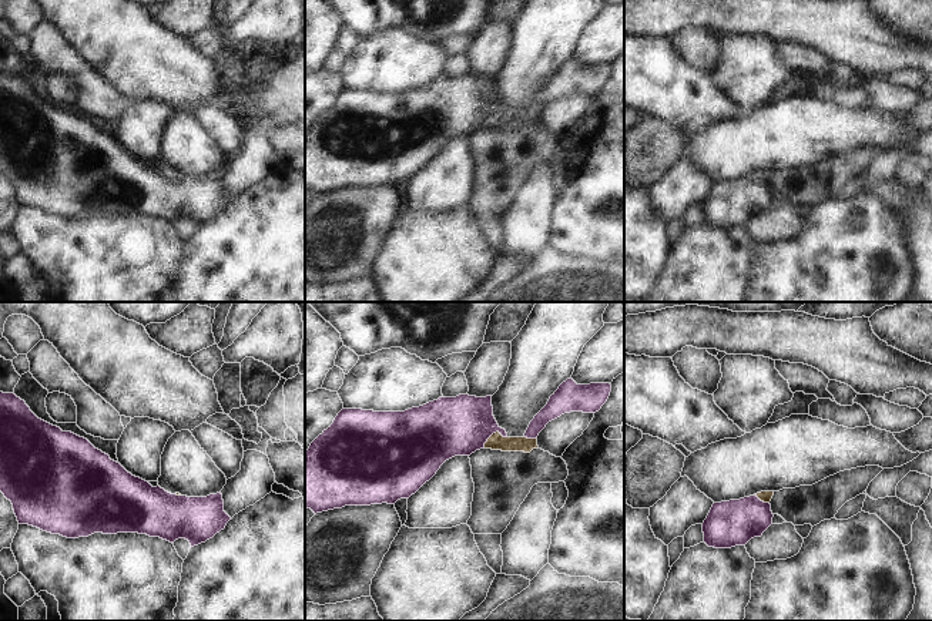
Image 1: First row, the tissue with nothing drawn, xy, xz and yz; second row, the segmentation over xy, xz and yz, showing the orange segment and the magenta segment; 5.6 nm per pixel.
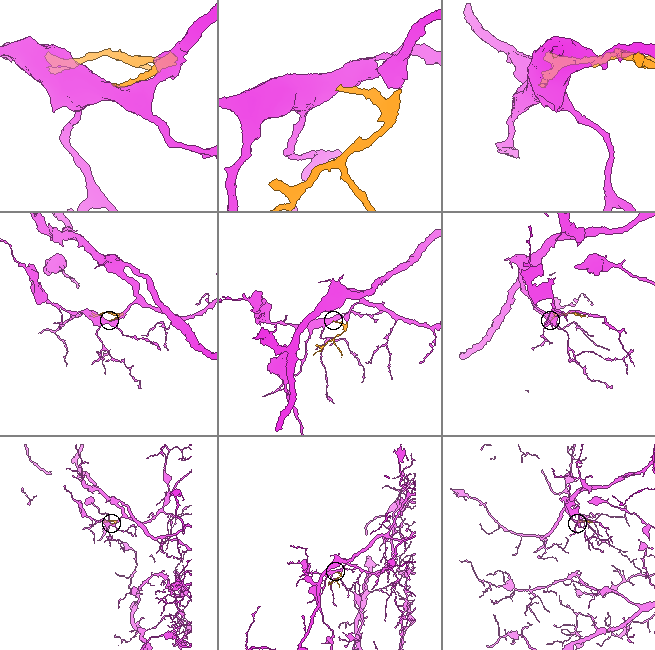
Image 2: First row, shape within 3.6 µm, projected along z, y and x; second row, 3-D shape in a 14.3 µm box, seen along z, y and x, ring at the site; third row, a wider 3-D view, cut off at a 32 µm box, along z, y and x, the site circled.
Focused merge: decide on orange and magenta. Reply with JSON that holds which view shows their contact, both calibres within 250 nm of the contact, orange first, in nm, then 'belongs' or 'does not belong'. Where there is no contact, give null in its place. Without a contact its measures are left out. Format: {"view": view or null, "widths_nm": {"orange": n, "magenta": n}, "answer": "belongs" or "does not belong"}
{"view": "xz", "widths_nm": {"orange": 100, "magenta": 340}, "answer": "does not belong"}

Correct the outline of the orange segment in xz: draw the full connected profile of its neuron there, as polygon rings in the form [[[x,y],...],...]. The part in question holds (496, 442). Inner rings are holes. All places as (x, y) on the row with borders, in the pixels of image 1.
[[[499,432],[493,433],[485,443],[485,449],[502,452],[524,452],[530,453],[537,449],[537,439],[527,437],[503,437]]]

